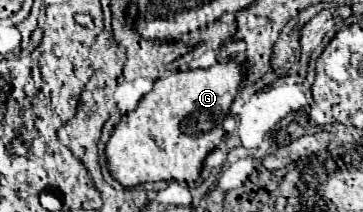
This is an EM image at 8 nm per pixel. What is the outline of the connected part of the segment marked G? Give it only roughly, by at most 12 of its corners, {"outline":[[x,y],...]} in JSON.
{"outline":[[244,64],[176,70],[122,116],[126,188],[196,182]]}

